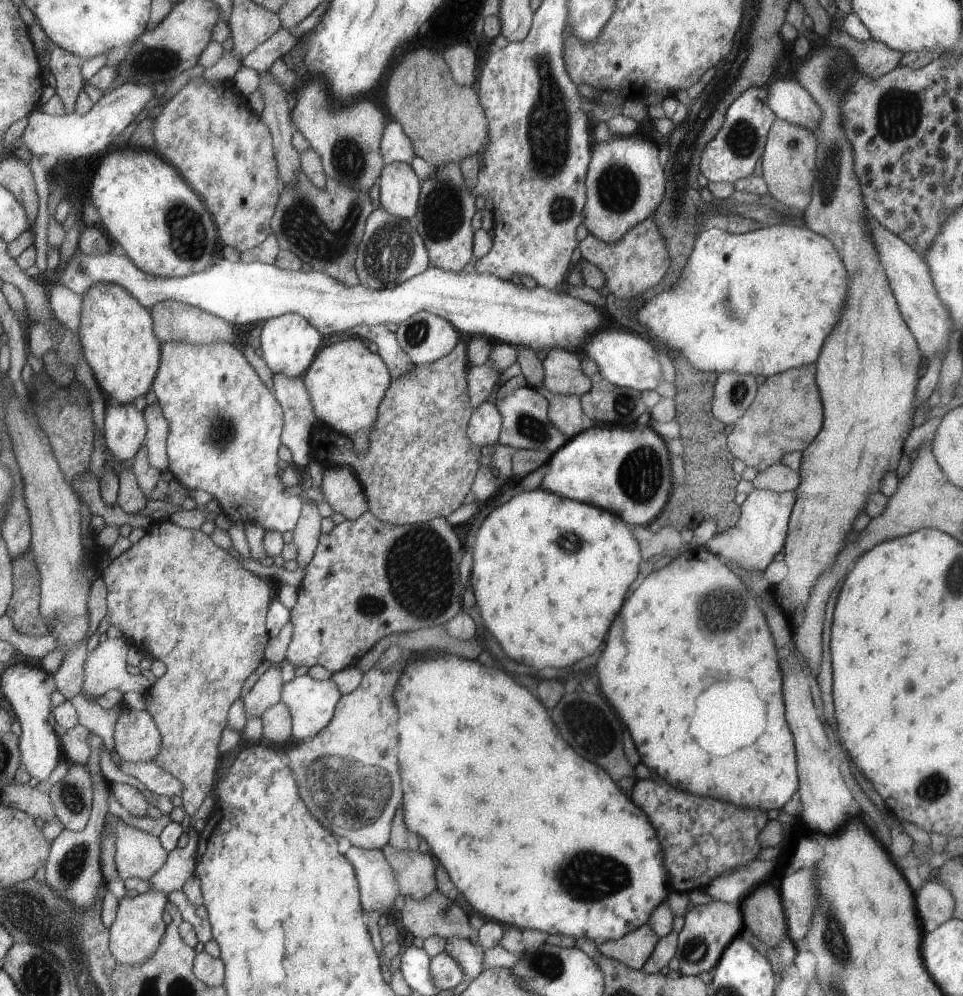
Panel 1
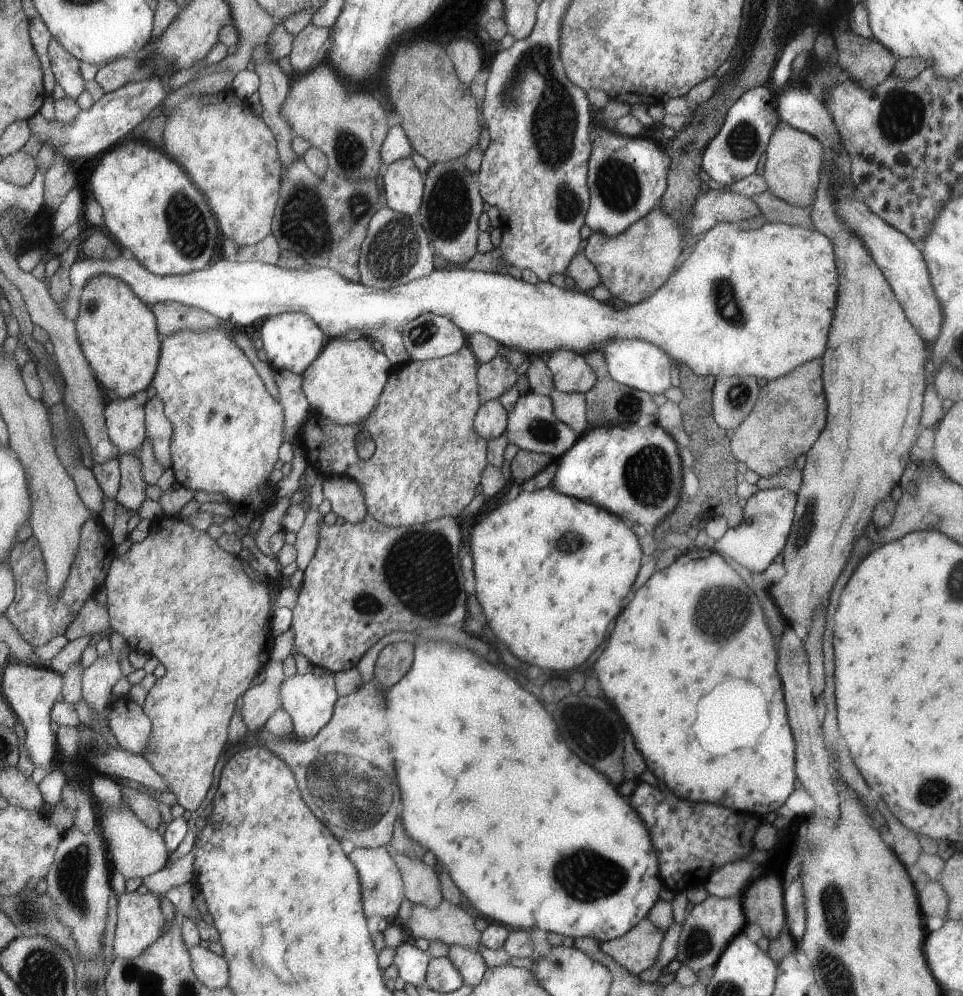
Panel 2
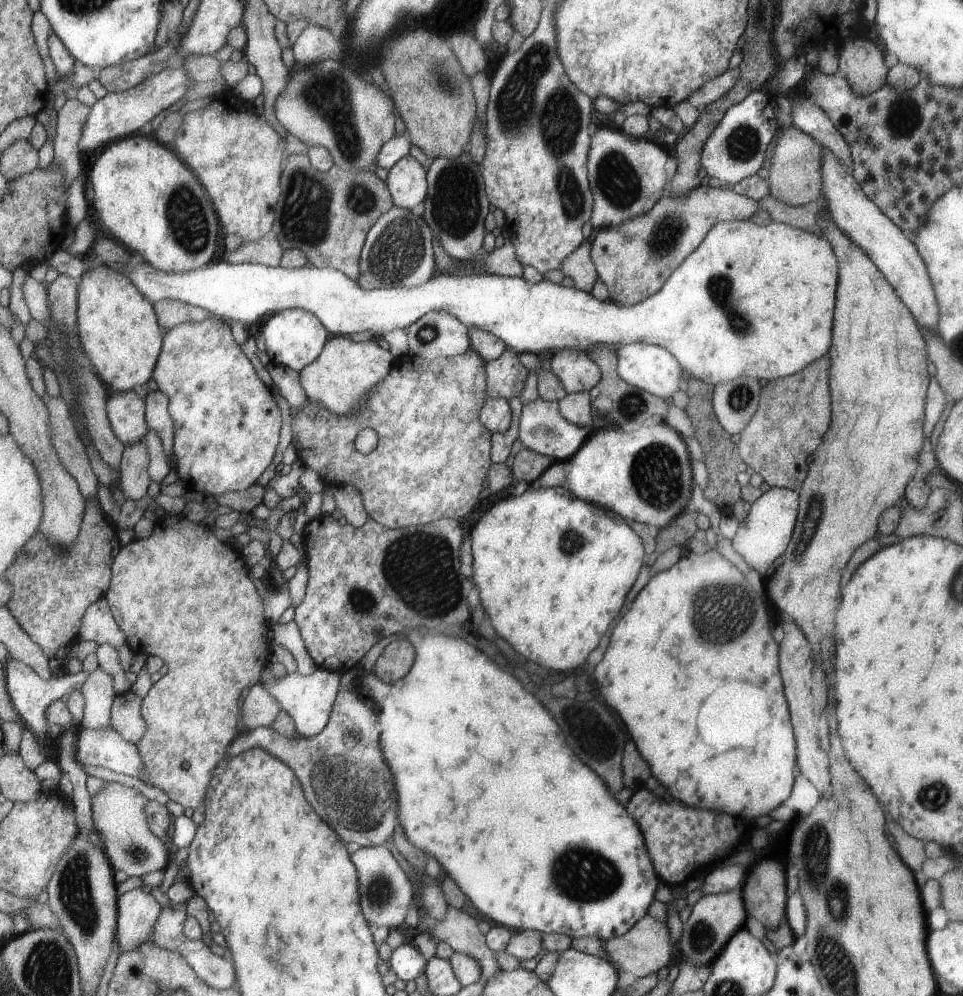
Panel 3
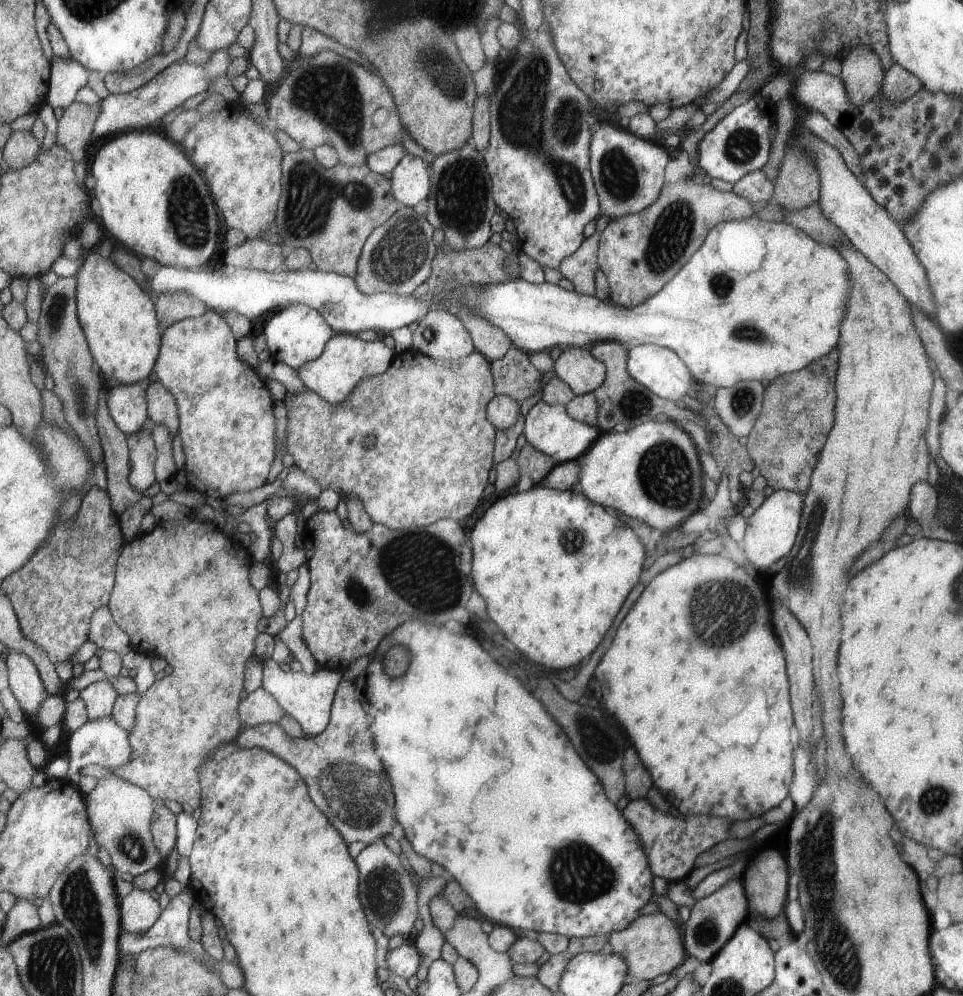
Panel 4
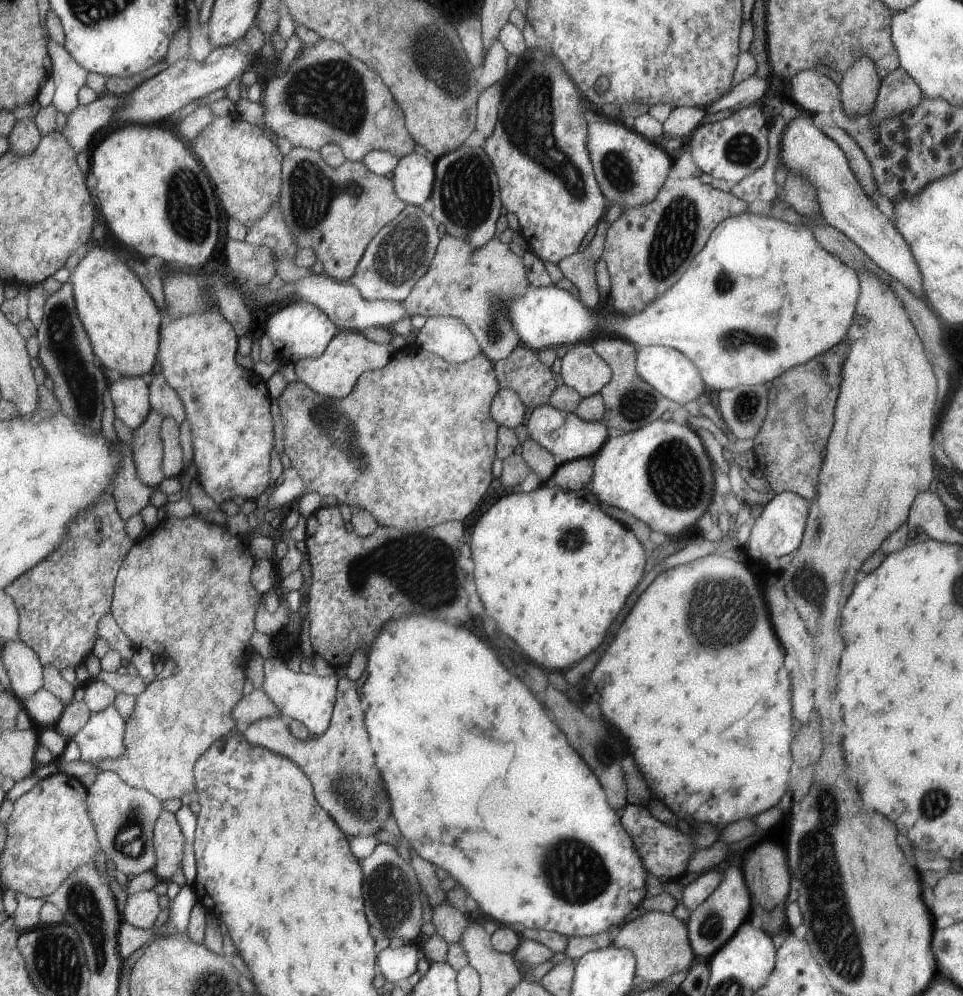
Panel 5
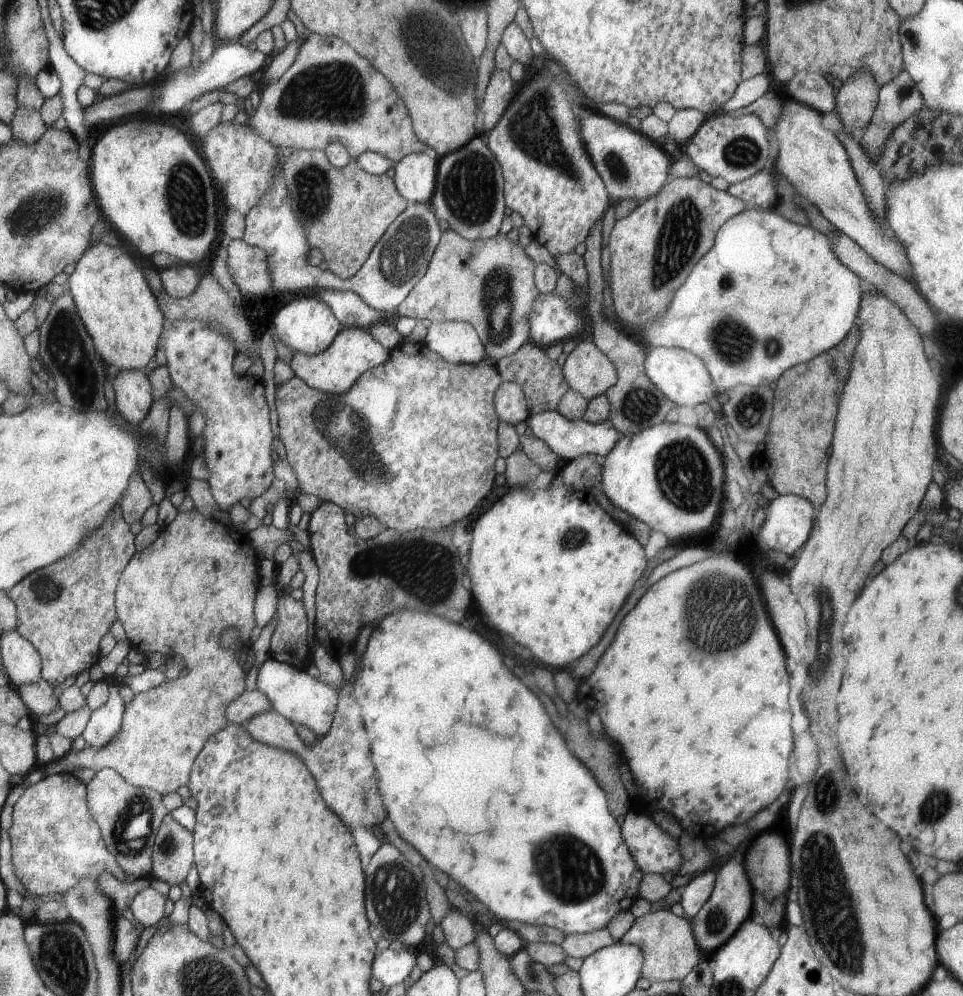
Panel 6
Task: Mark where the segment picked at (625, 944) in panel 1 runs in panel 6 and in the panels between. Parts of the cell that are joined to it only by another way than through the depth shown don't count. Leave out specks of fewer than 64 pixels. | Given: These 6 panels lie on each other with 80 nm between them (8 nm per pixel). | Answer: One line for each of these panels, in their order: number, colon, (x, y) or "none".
2: (637, 950)
3: (645, 948)
4: (651, 945)
5: (658, 940)
6: (670, 951)

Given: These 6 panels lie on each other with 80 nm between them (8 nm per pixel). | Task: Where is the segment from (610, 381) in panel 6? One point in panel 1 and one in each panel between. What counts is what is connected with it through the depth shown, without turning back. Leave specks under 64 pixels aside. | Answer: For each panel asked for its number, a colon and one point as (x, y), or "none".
1: (563, 374)
2: (570, 373)
3: (577, 372)
4: (576, 366)
5: (582, 369)

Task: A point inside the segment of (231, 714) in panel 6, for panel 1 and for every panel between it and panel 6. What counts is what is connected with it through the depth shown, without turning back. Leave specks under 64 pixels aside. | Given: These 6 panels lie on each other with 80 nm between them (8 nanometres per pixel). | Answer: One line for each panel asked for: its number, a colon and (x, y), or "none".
1: (267, 691)
2: (260, 702)
3: (260, 708)
4: (258, 707)
5: (256, 705)

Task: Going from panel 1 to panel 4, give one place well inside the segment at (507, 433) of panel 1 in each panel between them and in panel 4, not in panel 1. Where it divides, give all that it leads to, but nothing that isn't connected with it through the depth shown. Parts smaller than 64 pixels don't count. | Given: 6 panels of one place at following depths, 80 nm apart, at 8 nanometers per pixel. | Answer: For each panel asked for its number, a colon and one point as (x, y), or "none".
2: (531, 423)
3: (541, 428)
4: (548, 428)

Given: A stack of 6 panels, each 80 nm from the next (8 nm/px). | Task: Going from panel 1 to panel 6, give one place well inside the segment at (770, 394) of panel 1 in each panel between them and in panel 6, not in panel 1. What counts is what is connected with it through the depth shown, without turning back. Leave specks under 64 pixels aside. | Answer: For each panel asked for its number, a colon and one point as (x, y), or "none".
2: (790, 413)
3: (793, 412)
4: (797, 411)
5: (787, 449)
6: (793, 455)

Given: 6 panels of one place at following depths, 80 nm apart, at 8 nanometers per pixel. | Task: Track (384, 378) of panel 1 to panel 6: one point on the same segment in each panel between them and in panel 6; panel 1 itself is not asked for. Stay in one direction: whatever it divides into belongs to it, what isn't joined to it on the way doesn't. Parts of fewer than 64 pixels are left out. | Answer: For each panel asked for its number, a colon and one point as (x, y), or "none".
2: (343, 384)
3: (346, 372)
4: (346, 360)
5: (333, 374)
6: (336, 369)

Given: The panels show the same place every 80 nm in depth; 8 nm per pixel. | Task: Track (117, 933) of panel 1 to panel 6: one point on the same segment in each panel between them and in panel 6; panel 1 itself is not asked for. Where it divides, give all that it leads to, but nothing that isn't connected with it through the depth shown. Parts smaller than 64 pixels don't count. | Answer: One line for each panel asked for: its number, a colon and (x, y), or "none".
2: (140, 921)
3: (138, 912)
4: (140, 911)
5: (142, 909)
6: (148, 907)

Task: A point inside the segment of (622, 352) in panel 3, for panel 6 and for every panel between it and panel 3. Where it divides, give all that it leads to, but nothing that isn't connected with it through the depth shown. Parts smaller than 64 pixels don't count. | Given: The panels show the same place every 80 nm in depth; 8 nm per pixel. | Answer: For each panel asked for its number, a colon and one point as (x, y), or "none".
4: (661, 370)
5: (670, 372)
6: (679, 374)

